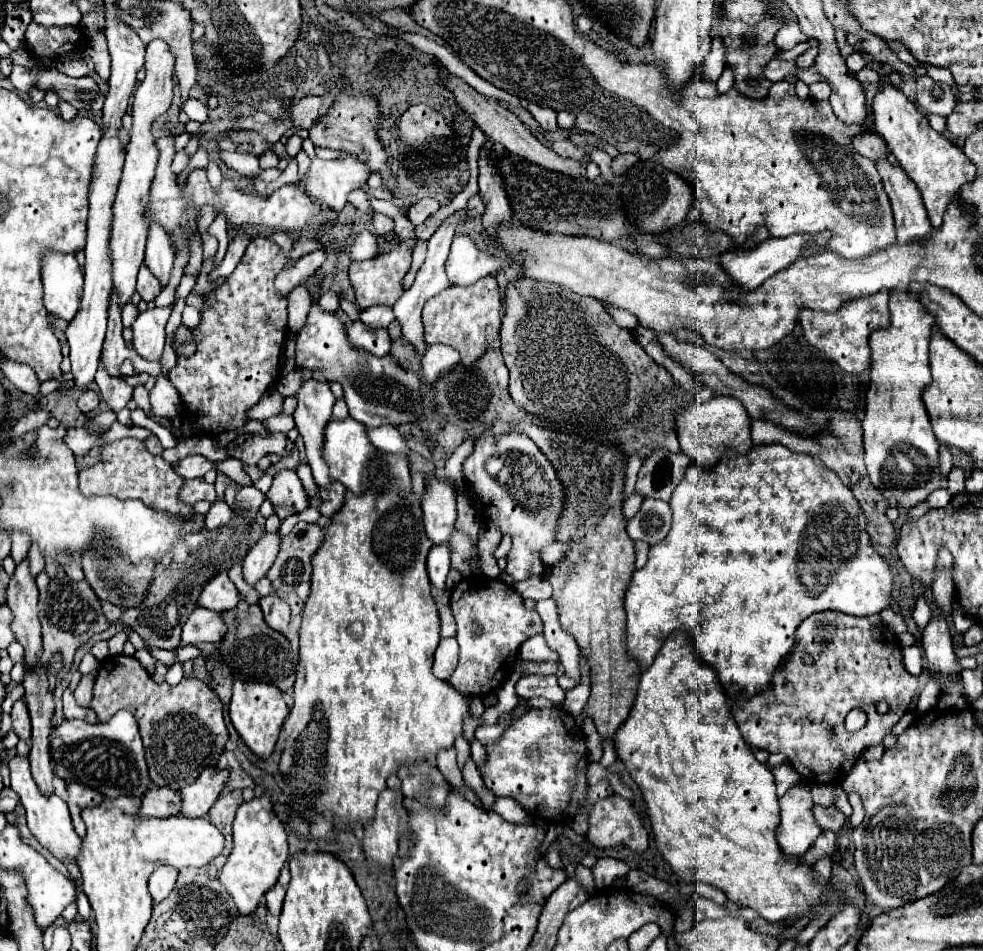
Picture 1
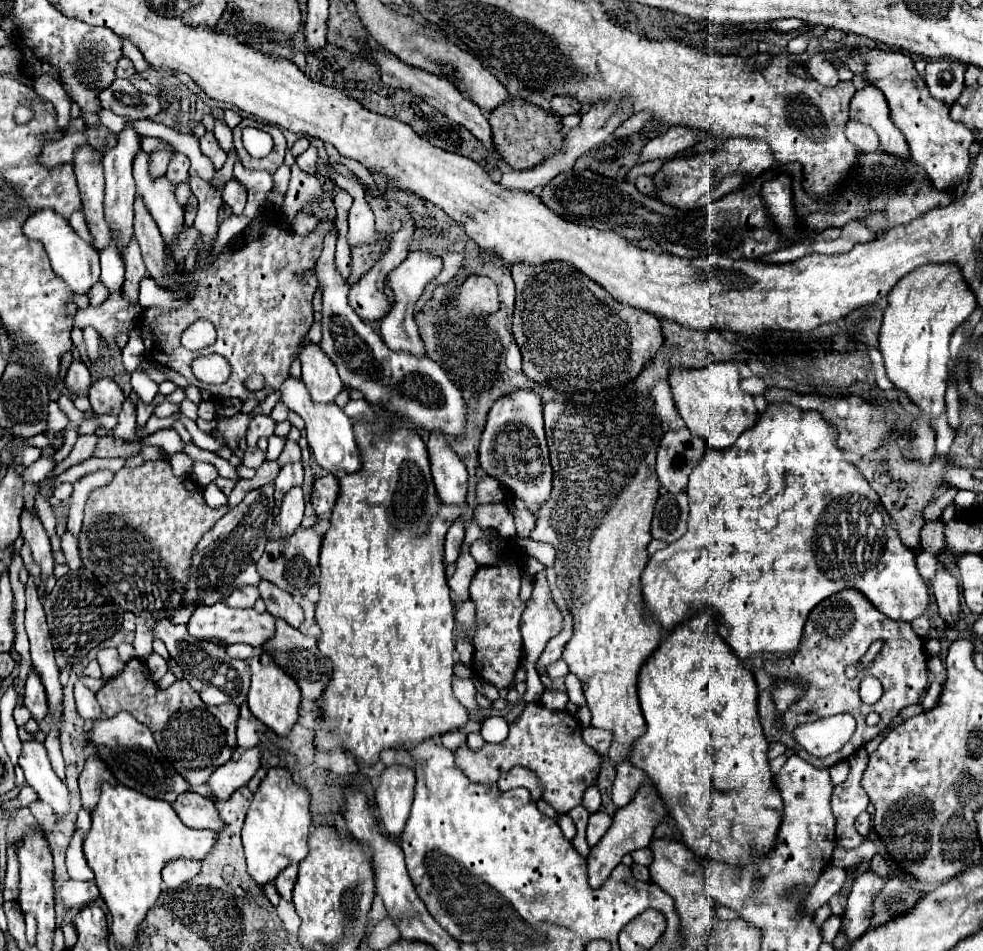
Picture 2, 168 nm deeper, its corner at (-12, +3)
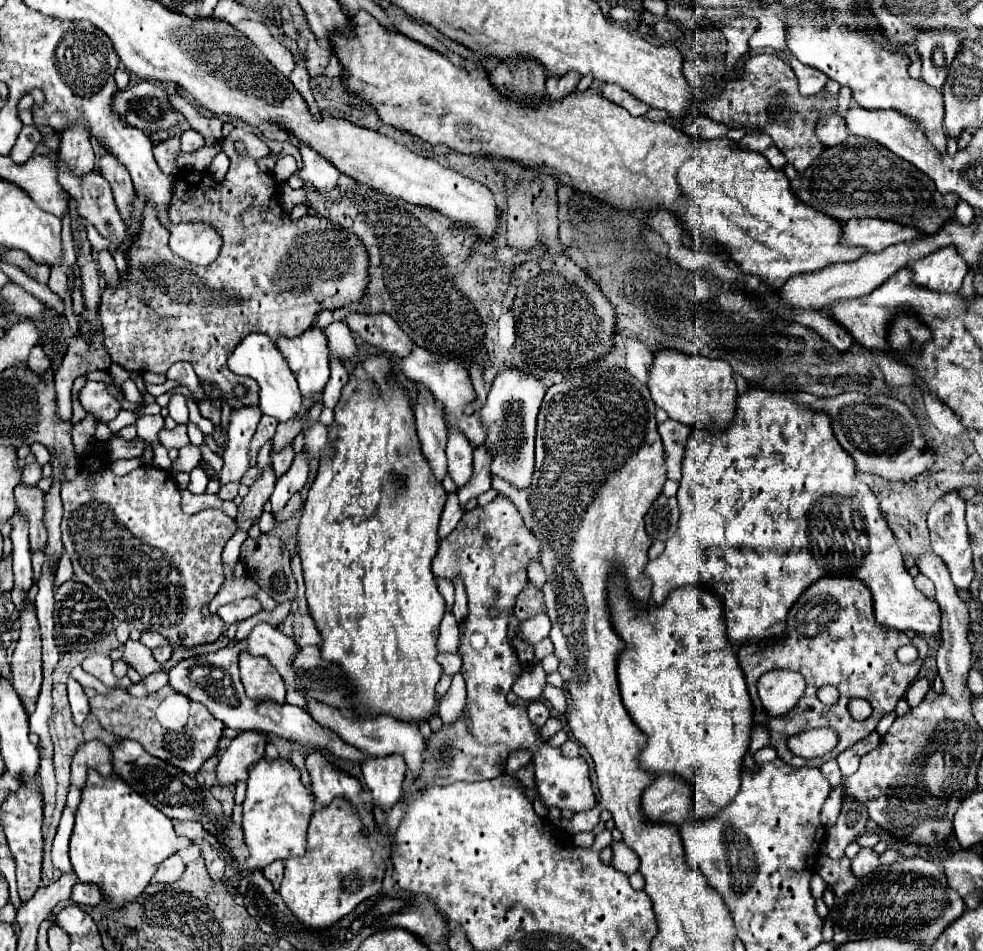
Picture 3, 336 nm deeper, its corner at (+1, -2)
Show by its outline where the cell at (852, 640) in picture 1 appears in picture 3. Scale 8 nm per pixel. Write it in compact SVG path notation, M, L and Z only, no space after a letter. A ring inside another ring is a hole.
M821 578L813 586L801 594L801 598L793 604L787 630L779 638L763 640L759 644L745 644L739 648L737 658L741 670L747 678L747 690L751 694L751 702L755 706L755 722L763 724L769 730L769 746L775 748L777 756L787 764L801 766L801 758L793 758L787 750L787 738L795 734L793 728L819 728L831 726L839 728L839 752L853 746L857 740L875 732L879 720L893 712L897 702L905 696L907 688L915 680L923 656L927 654L927 642L921 636L907 638L899 630L889 630L889 626L881 626L873 618L873 602L865 584L857 578ZM913 644L919 650L919 656L911 664L901 664L895 656L897 648ZM769 668L791 668L805 676L807 688L805 696L799 700L795 710L781 718L767 718L763 708L759 706L759 696L755 688L755 680L767 672ZM825 684L831 684L839 690L839 700L833 706L827 706L819 700L817 690ZM853 698L863 698L871 704L873 712L867 720L857 722L849 712L849 702Z

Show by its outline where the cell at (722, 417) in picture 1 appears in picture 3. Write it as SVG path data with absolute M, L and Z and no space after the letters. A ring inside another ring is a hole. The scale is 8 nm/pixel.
M659 350L649 370L649 392L653 402L663 408L671 420L687 424L691 428L725 432L735 414L737 388L733 370L725 360Z

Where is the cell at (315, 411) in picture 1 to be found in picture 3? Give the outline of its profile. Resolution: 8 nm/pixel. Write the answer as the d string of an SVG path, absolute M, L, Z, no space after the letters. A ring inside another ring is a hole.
M311 328L295 338L279 338L277 348L295 374L303 396L315 396L325 390L329 382L329 360L327 342L319 328Z

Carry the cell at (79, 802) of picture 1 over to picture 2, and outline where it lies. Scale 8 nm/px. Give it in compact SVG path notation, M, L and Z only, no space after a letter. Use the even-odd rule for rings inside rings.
M90 755L86 759L84 771L80 775L80 793L82 793L82 805L92 811L94 805L98 803L100 797L100 785L108 781L108 783L116 783L116 777L112 775L112 771L106 767L106 763L98 757L98 755Z

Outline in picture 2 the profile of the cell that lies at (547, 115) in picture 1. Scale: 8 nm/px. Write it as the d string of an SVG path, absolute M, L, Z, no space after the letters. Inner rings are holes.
M556 95L550 101L550 109L554 111L554 115L558 117L566 117L570 113L578 113L582 109L582 105L574 99L574 97L566 97L566 95Z

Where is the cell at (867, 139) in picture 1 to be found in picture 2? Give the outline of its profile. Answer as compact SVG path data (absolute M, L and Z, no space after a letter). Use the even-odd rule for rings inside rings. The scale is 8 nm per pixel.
M850 119L844 125L844 133L846 133L848 141L854 143L860 151L874 151L880 145L878 135L874 133L874 129L870 129L868 125L864 125L860 121L854 121L854 119Z

